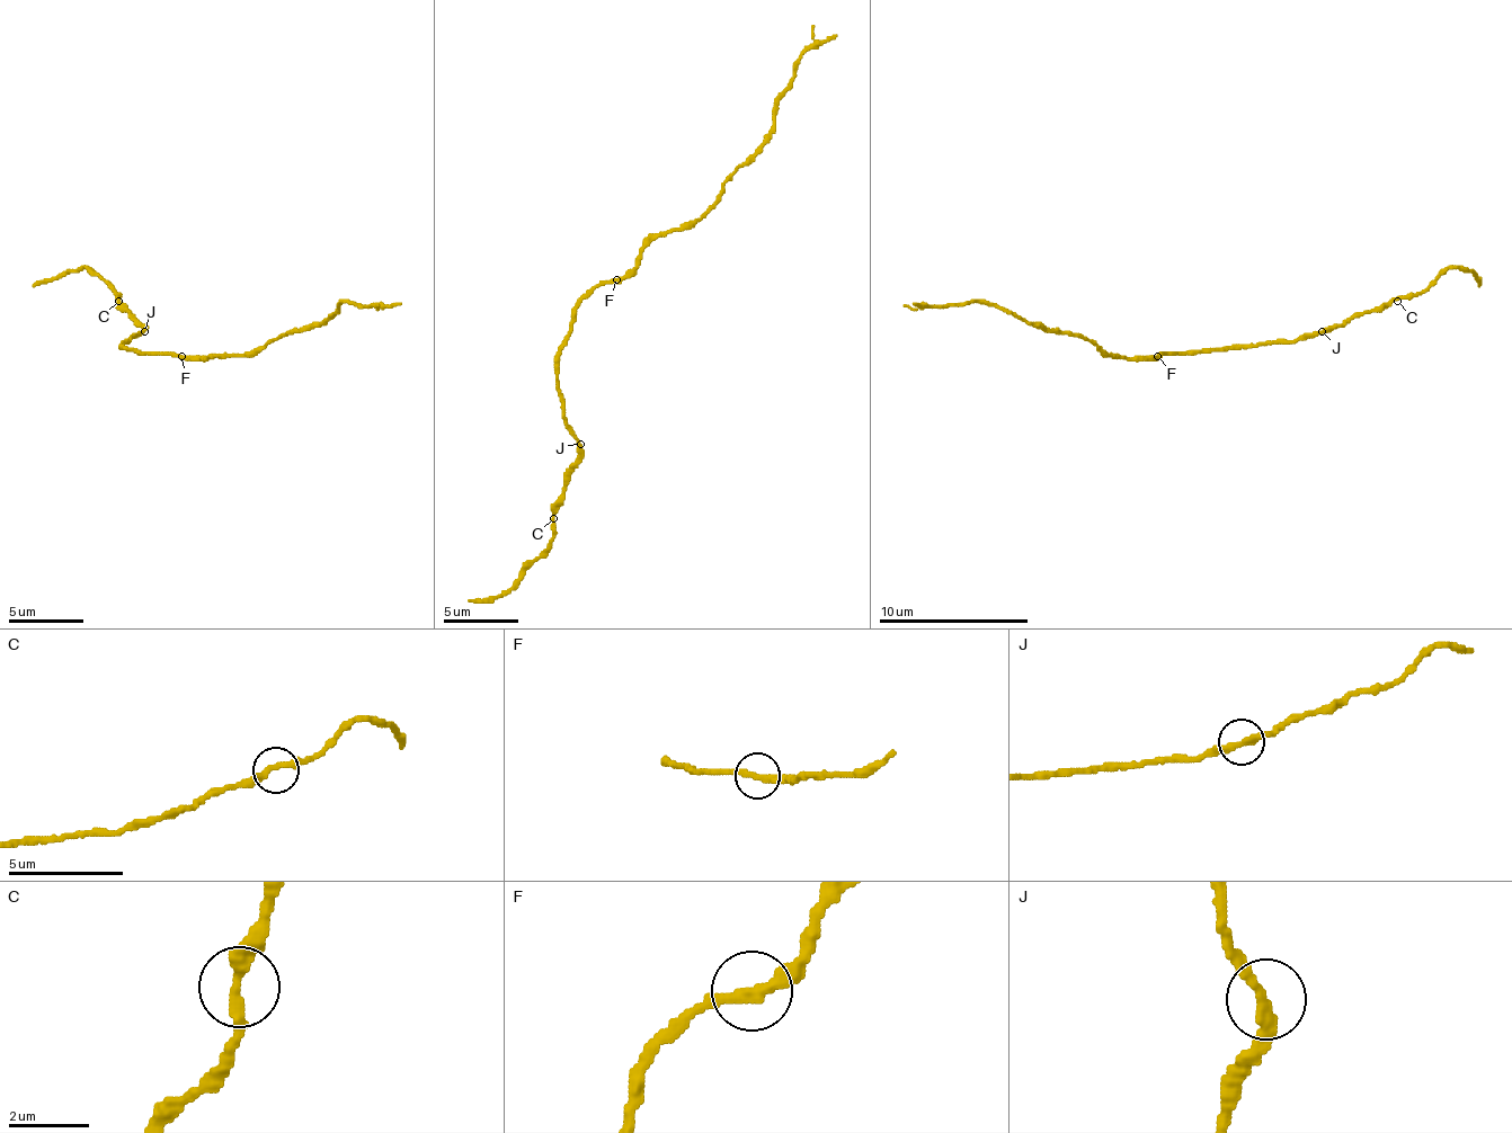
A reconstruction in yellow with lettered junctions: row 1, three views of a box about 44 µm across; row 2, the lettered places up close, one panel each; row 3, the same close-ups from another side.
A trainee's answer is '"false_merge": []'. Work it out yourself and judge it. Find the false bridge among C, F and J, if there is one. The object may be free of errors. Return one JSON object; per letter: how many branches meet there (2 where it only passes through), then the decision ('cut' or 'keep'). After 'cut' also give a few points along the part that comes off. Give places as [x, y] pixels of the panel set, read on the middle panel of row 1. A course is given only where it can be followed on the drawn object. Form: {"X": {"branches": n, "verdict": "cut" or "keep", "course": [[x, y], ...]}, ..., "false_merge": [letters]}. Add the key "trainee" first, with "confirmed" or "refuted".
{"trainee": "confirmed", "C": {"branches": 2, "verdict": "keep"}, "F": {"branches": 2, "verdict": "keep"}, "J": {"branches": 2, "verdict": "keep"}, "false_merge": []}

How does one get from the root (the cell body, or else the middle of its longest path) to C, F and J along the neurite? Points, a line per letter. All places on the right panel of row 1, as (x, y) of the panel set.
C: (1175, 354), (1296, 342), (1318, 331), (1344, 327), (1355, 315), (1378, 312), (1397, 301)
F: (1175, 354), (1161, 354), (1156, 357)
J: (1175, 354), (1209, 354), (1235, 346), (1296, 342), (1299, 338), (1314, 338), (1322, 331)

